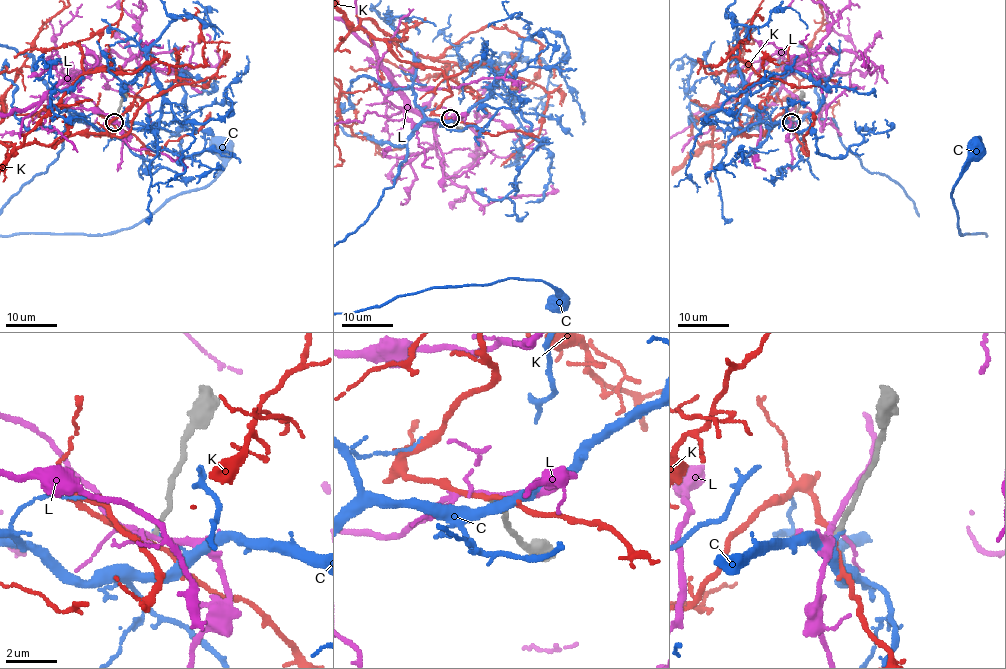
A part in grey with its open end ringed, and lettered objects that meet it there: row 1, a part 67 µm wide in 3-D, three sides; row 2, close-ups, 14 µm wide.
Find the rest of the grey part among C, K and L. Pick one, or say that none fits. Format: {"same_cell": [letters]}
{"same_cell": []}

